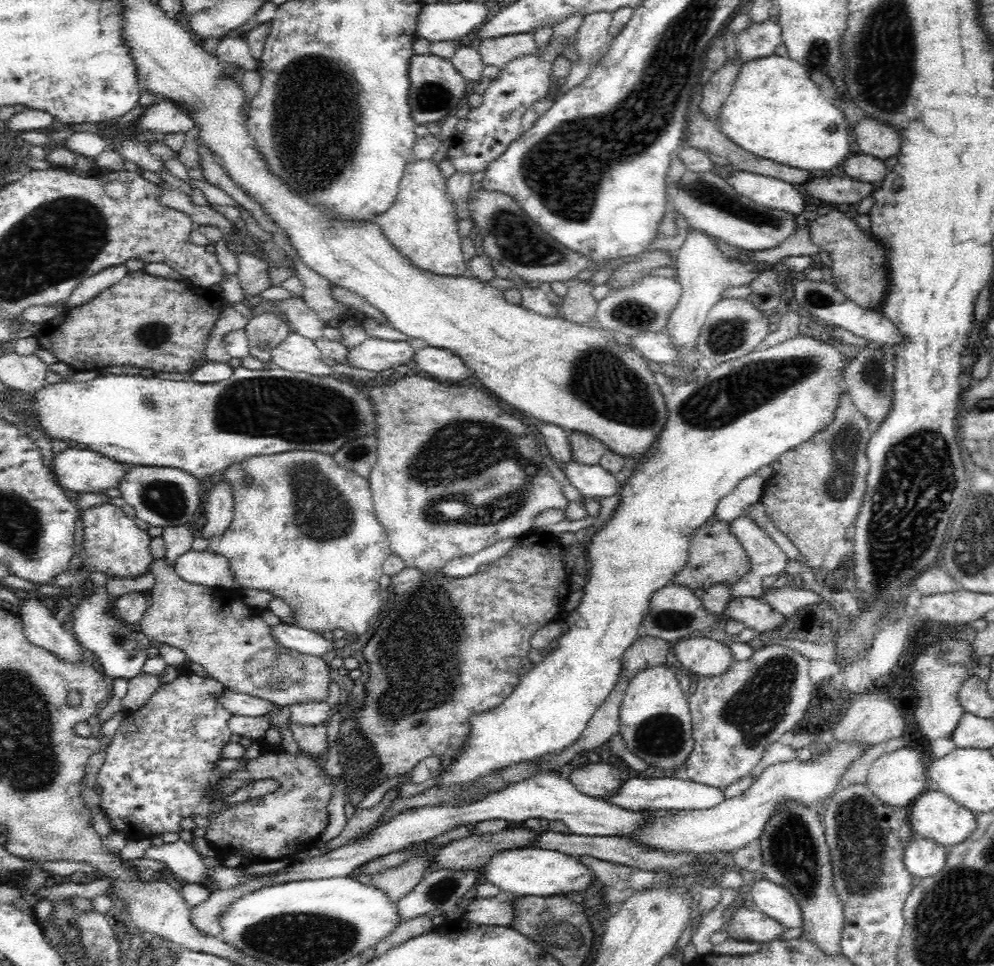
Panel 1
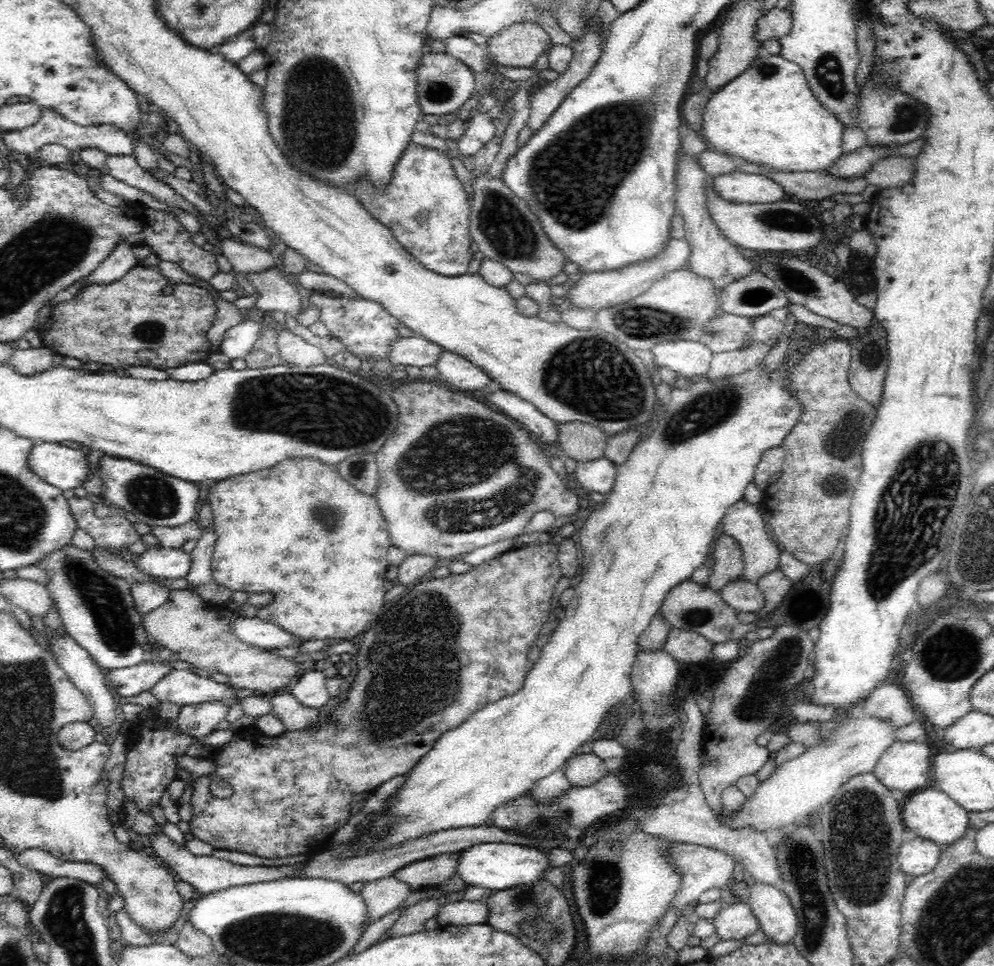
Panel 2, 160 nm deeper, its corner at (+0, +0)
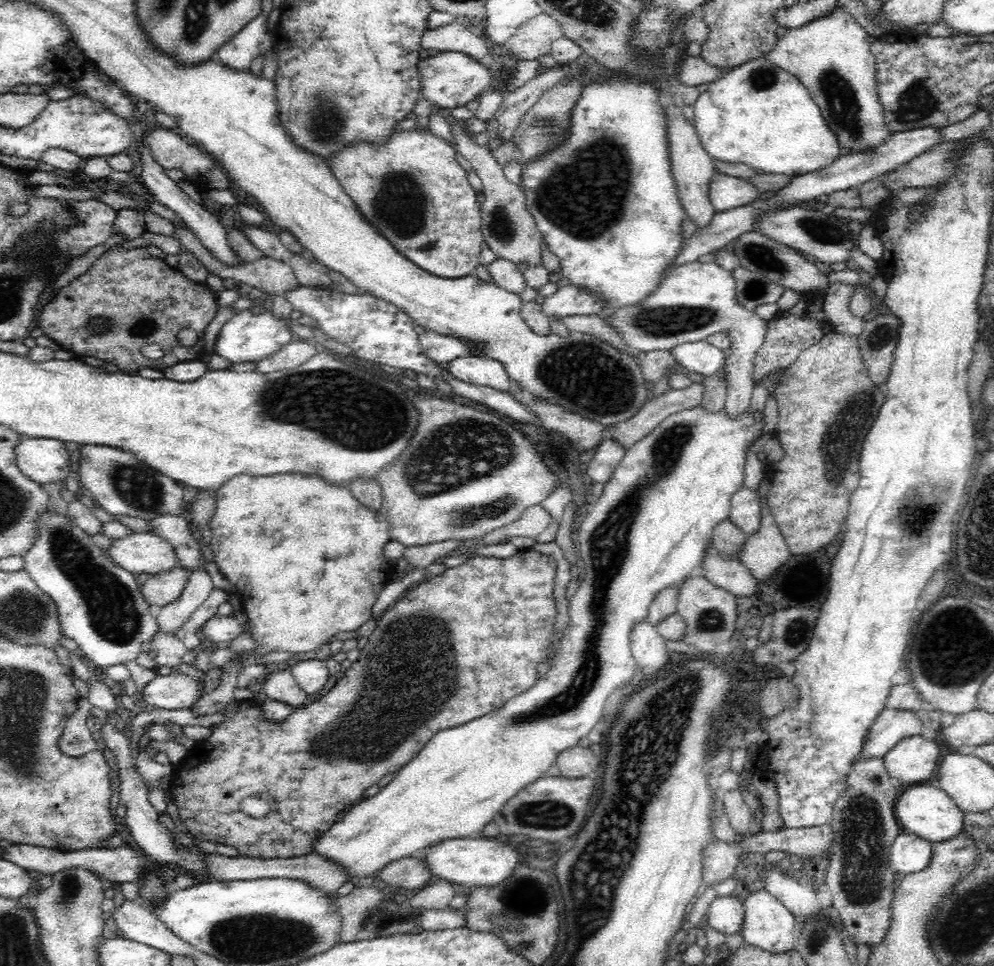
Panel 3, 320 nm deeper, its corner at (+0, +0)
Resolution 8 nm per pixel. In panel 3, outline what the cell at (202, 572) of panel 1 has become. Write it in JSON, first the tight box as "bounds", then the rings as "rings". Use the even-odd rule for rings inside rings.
{"bounds":[105,531,177,575],"rings":[[[148,531],[132,532],[111,540],[105,552],[114,563],[135,575],[168,572],[176,567],[177,554],[173,546]]]}

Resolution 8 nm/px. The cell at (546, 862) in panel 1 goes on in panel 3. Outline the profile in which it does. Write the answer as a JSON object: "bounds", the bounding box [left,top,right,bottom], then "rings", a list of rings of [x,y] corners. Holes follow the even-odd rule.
{"bounds":[416,836,519,888],"rings":[[[483,836],[466,838],[446,838],[436,844],[430,844],[426,850],[416,855],[428,867],[435,879],[444,879],[454,884],[464,884],[472,888],[494,886],[508,878],[519,865],[518,854],[512,846],[506,845],[501,838],[492,839]]]}

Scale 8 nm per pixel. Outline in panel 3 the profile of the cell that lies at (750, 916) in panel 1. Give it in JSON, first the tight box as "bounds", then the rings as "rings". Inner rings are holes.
{"bounds":[706,895,744,935],"rings":[[[732,895],[718,896],[709,903],[706,914],[709,927],[728,935],[741,930],[744,920],[742,900]]]}

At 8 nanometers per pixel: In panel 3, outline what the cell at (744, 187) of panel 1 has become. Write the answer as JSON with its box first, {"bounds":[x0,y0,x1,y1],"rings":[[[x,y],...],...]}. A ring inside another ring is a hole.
{"bounds":[708,173,760,213],"rings":[[[714,173],[708,182],[708,196],[716,213],[760,199],[760,193],[746,179]]]}

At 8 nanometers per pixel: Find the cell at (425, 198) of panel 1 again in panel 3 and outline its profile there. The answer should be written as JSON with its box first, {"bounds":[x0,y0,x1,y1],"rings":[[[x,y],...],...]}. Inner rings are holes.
{"bounds":[325,126,485,279],"rings":[[[416,126],[409,130],[392,130],[392,134],[388,136],[388,140],[386,142],[380,142],[380,144],[373,144],[373,142],[366,142],[365,140],[350,142],[340,152],[334,152],[332,156],[328,156],[325,160],[334,177],[338,179],[346,194],[350,195],[352,201],[358,207],[358,211],[362,213],[362,217],[378,231],[378,234],[386,238],[400,255],[429,274],[434,274],[438,278],[454,279],[475,274],[476,267],[480,265],[480,256],[483,250],[482,243],[485,242],[481,229],[481,224],[483,223],[481,217],[482,206],[476,201],[477,192],[470,185],[471,181],[468,179],[470,174],[466,172],[460,163],[458,163],[458,159],[456,159],[456,151],[455,145],[449,140],[433,134],[428,127],[420,128]]]}

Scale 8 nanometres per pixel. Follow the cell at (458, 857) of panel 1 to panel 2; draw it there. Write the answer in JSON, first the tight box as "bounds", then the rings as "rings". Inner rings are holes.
{"bounds":[393,854,459,891],"rings":[[[459,854],[439,855],[430,859],[420,860],[400,868],[393,877],[406,883],[414,891],[442,884],[456,872]]]}

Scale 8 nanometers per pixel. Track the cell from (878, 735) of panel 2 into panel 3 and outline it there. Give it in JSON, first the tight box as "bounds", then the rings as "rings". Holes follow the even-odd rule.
{"bounds":[858,706,925,759],"rings":[[[887,706],[870,728],[858,759],[883,758],[903,738],[920,736],[925,730],[917,712]]]}

